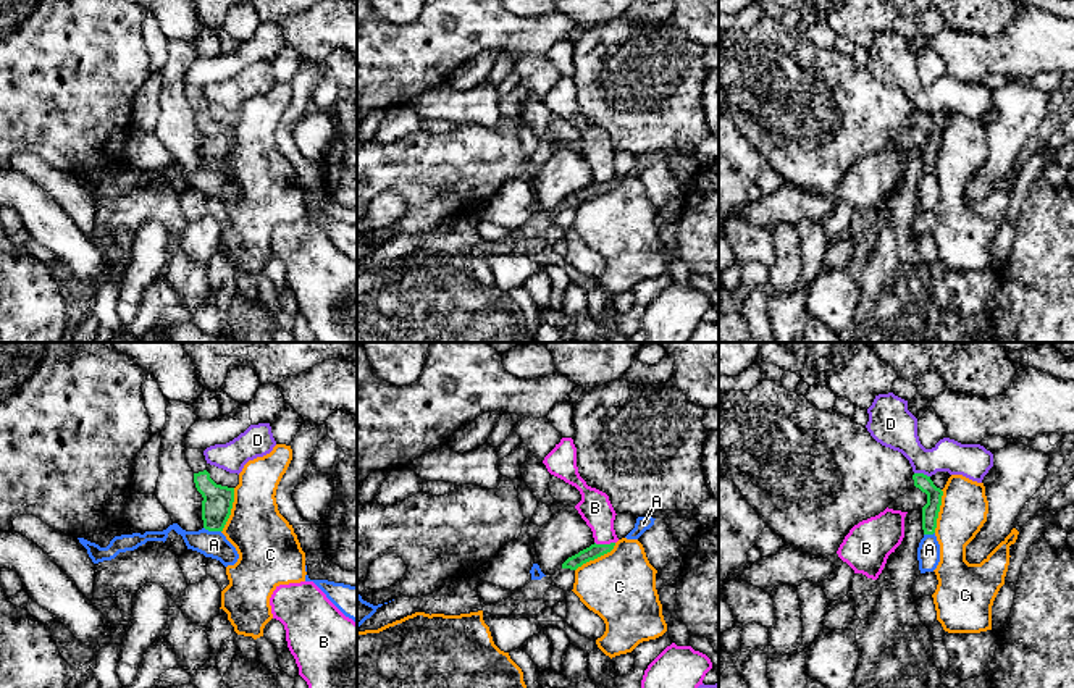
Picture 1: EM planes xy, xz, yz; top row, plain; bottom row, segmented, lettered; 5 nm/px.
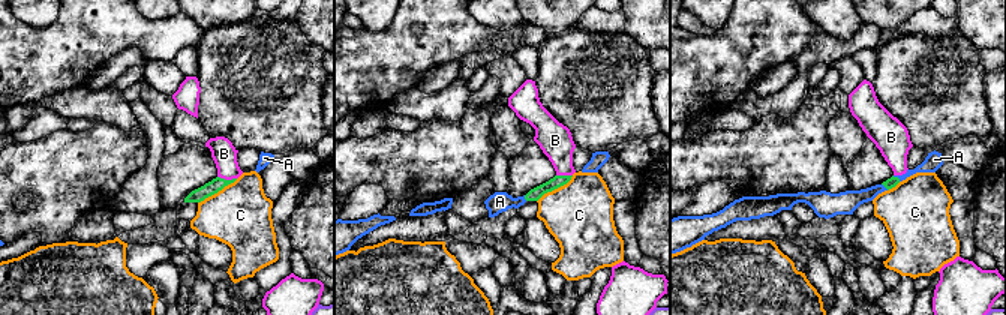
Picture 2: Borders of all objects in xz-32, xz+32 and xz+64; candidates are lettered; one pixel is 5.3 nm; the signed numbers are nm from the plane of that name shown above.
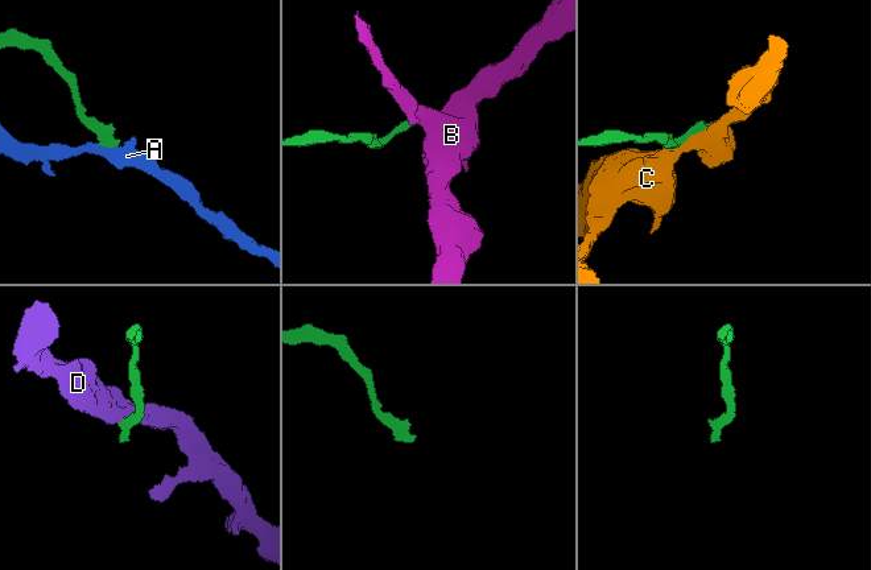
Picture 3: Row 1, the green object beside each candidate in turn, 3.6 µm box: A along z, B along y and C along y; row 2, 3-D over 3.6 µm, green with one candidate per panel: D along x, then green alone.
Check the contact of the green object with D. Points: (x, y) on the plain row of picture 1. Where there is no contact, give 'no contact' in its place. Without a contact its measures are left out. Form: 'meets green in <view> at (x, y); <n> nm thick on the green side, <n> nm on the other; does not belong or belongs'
meets green in yz at (922, 112); 80 nm thick on the green side, 190 nm on the other; does not belong

